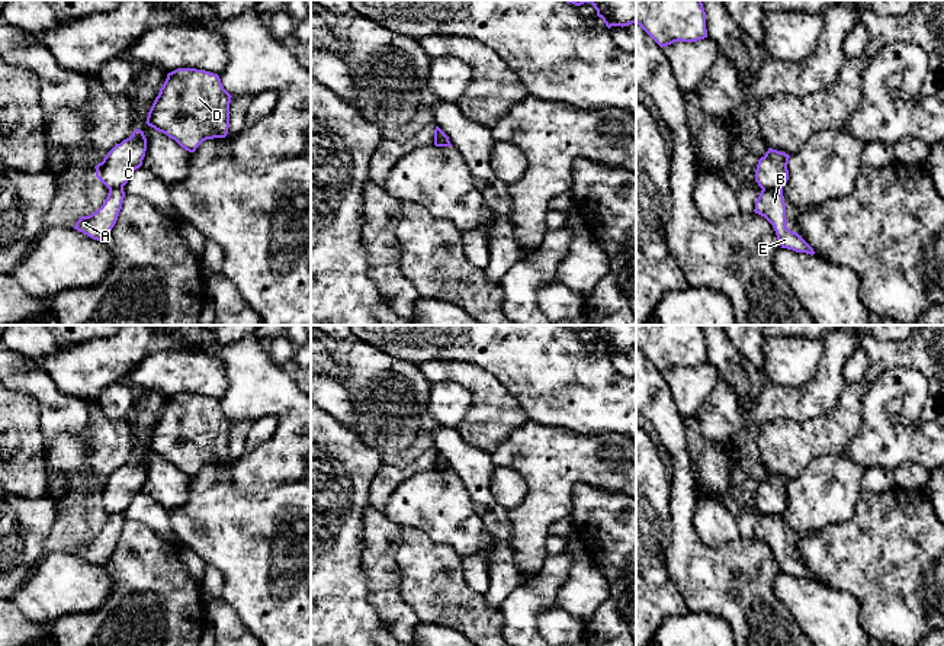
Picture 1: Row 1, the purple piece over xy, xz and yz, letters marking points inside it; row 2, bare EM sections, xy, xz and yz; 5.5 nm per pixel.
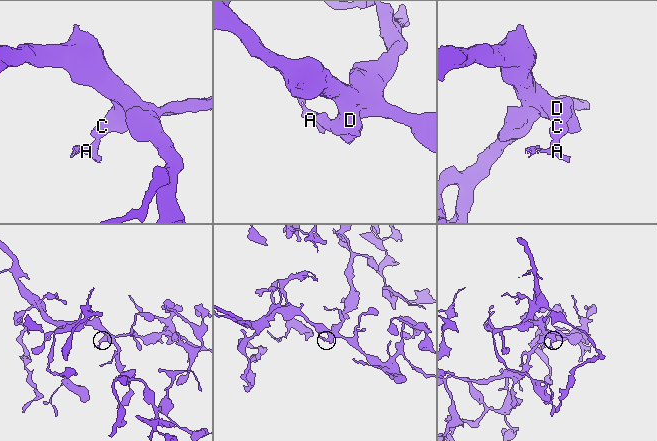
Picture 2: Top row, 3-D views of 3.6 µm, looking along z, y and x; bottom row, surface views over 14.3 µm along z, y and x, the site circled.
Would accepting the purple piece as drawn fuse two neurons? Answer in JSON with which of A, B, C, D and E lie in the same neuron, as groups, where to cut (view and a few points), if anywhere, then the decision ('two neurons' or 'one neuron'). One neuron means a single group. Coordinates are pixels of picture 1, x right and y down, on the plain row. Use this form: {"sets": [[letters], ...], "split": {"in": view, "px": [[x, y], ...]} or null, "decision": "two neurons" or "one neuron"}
{"sets": [["A", "B", "E"], ["C", "D"]], "split": {"in": "yz", "px": [[782, 514], [763, 516]]}, "decision": "two neurons"}

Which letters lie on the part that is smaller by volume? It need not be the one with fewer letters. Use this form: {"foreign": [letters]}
{"foreign": ["A", "B", "E"]}

